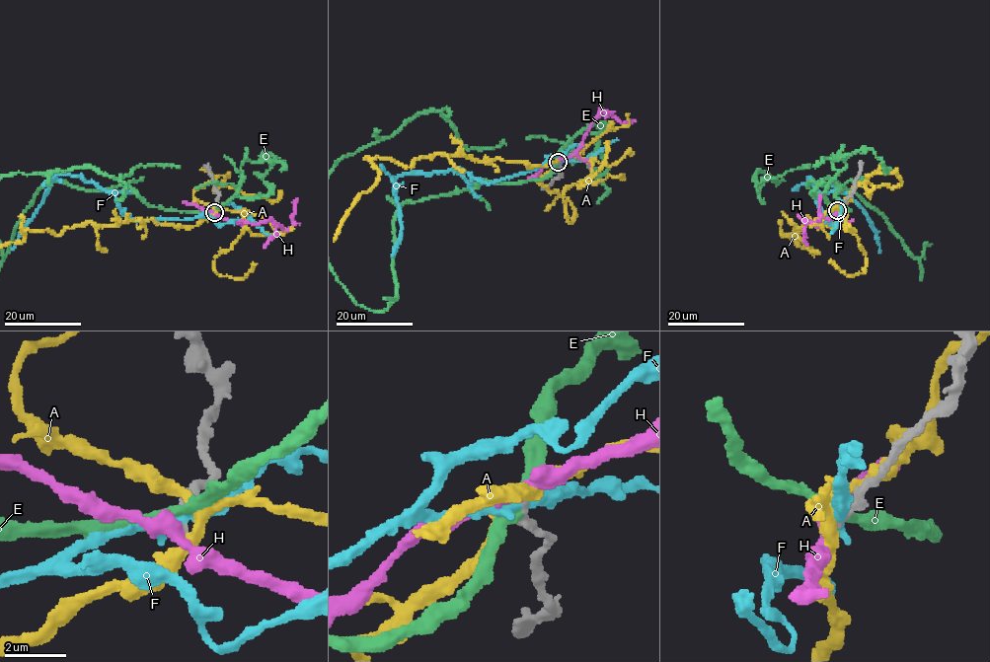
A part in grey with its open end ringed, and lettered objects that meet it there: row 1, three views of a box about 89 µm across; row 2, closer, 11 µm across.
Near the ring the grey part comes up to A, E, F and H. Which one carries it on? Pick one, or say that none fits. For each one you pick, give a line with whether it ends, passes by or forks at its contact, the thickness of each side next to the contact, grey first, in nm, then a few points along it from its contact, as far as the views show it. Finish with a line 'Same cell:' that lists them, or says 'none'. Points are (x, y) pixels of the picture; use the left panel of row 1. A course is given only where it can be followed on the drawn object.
Same cell: none

